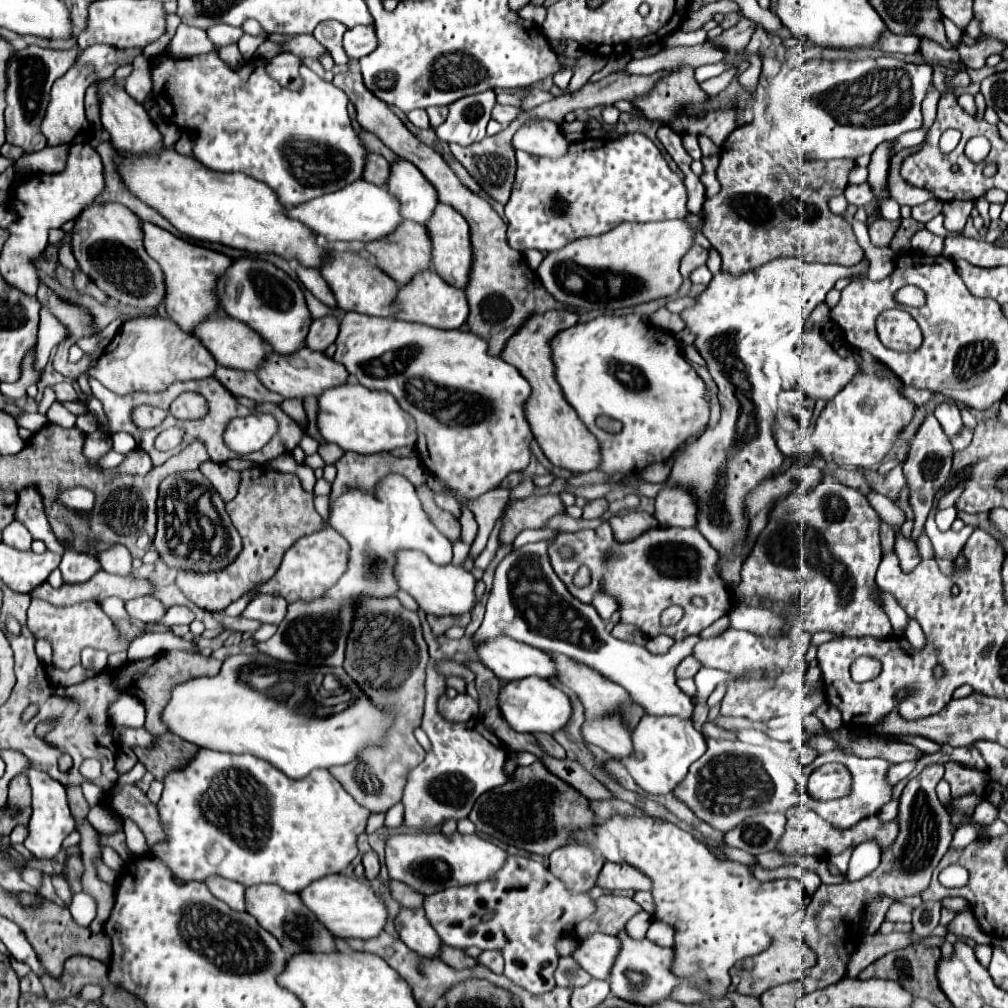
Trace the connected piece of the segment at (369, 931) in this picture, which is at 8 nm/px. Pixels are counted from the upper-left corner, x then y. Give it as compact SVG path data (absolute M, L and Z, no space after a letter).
M327 874L315 882L311 882L303 892L299 892L303 906L307 906L331 934L339 938L373 938L383 932L387 910L383 900L375 894L375 890L353 876L345 874Z

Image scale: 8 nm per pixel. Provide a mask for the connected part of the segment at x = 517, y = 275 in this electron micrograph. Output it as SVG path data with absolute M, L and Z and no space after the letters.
M349 70L345 74L335 74L333 84L341 88L349 100L355 104L357 110L357 122L367 130L373 132L387 148L391 148L399 158L409 160L415 164L421 174L435 186L439 194L439 202L453 206L471 226L471 246L475 254L475 262L471 264L471 282L465 286L467 302L469 302L469 316L467 326L473 334L479 334L481 338L487 338L491 346L491 354L499 356L507 344L507 340L515 334L515 330L525 322L527 316L535 312L547 312L553 308L567 308L551 298L547 290L537 280L535 272L527 266L527 262L521 262L519 250L513 250L507 244L507 224L499 218L499 214L477 194L473 194L469 188L465 188L459 178L453 174L453 170L445 164L445 160L429 146L425 146L421 140L417 140L405 124L389 110L385 102L375 98L365 86L359 70Z

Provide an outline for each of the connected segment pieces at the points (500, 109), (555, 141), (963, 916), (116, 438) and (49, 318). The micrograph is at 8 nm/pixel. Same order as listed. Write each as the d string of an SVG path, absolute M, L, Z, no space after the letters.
M495 104L495 108L491 110L493 114L491 114L491 118L493 120L497 120L501 126L509 126L515 118L517 118L517 114L521 112L519 108L515 108L515 106L503 106L503 104Z
M529 118L513 136L513 146L517 150L535 154L535 156L549 156L559 158L567 152L569 142L563 138L559 124L547 118Z
M971 910L959 912L953 922L949 924L949 932L963 936L963 938L971 938L979 944L991 944L991 936L983 934L983 930L979 930L979 922L975 922L975 914L971 914Z
M125 432L113 434L111 440L113 440L113 448L115 448L119 454L127 454L127 452L131 452L131 450L137 448L135 440L133 440L129 434L125 434Z
M43 308L41 310L41 324L39 324L39 342L37 342L39 354L35 354L35 366L45 366L51 350L65 336L67 336L67 330L63 328L63 324L47 308Z

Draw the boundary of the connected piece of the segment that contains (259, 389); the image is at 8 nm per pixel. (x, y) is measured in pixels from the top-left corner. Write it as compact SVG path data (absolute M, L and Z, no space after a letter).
M217 366L215 378L219 378L219 382L235 396L251 398L255 402L283 402L283 398L275 392L269 392L255 374L239 374L239 370L227 370L223 366Z

